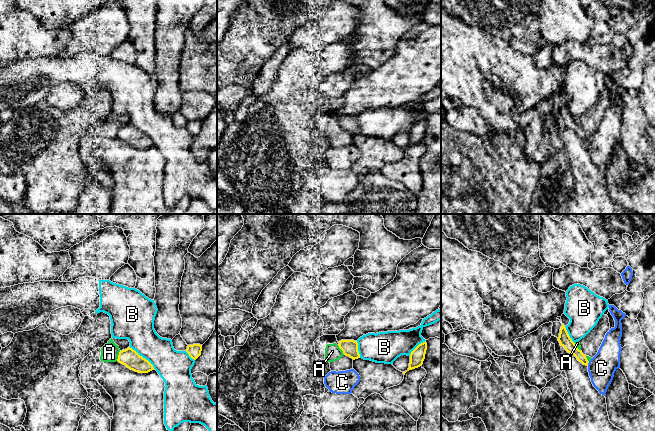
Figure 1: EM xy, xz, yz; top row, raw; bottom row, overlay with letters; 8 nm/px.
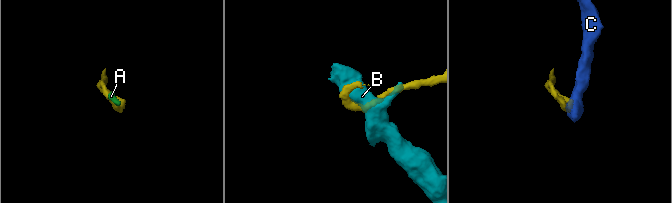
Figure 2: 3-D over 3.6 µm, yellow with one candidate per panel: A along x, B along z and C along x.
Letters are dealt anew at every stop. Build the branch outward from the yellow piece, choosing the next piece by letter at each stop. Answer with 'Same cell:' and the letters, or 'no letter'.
Same cell: no letter

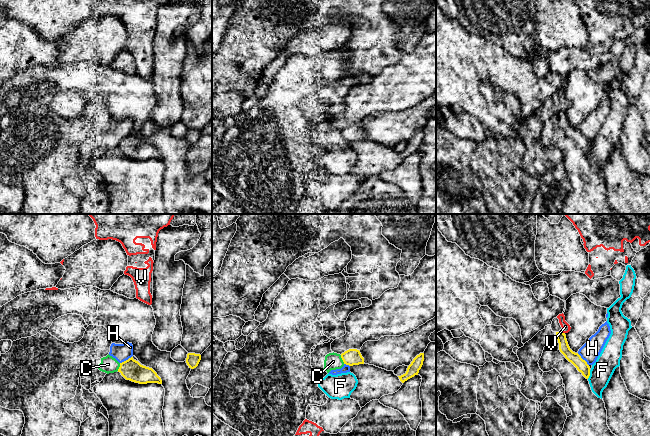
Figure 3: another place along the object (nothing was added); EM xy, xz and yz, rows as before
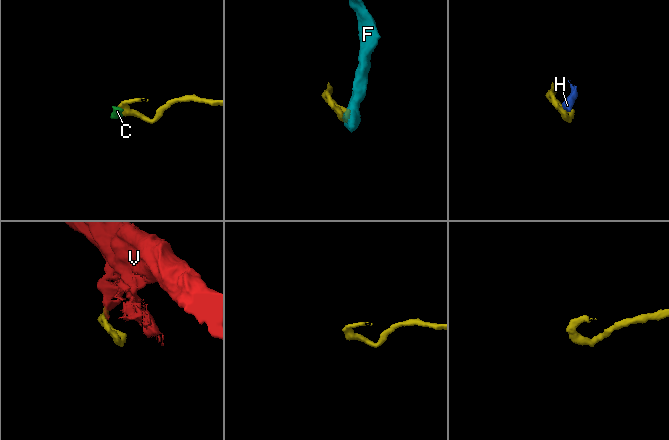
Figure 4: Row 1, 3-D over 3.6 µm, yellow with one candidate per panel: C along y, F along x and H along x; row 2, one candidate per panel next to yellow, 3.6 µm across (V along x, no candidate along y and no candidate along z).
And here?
Same cell: no letter

